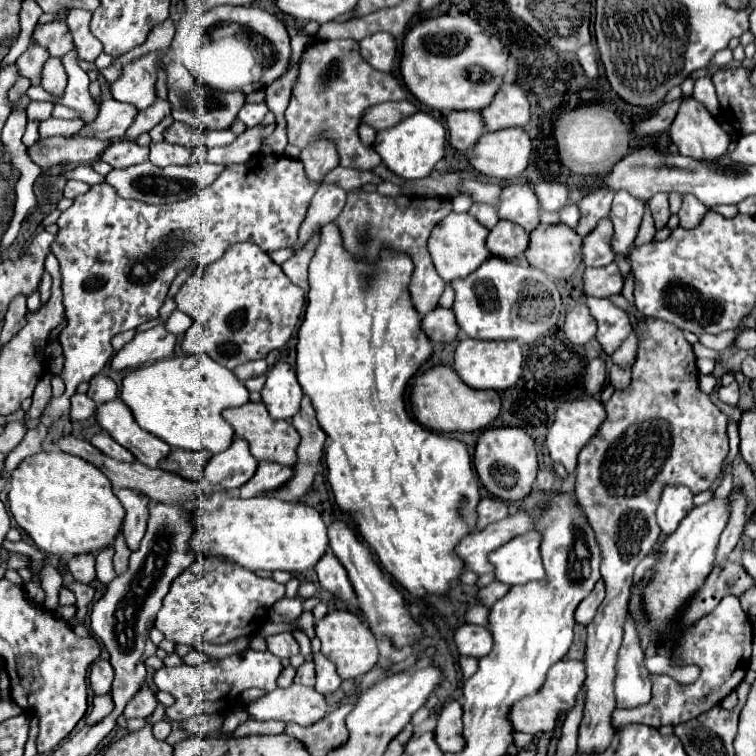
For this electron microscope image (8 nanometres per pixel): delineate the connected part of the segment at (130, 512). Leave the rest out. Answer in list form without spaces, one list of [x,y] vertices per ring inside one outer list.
[[[119,489],[117,497],[127,511],[125,521],[123,521],[125,543],[131,551],[137,551],[139,543],[145,535],[145,527],[147,527],[147,501],[149,501],[149,497],[141,495],[141,493],[133,493],[131,489]]]

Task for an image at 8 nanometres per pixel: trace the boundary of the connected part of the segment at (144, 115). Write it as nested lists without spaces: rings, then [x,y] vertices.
[[[157,99],[155,105],[151,105],[149,109],[143,109],[137,113],[133,125],[131,125],[131,131],[127,131],[127,139],[137,139],[141,133],[147,133],[151,131],[157,123],[161,123],[167,115],[171,115],[171,101],[167,99]]]

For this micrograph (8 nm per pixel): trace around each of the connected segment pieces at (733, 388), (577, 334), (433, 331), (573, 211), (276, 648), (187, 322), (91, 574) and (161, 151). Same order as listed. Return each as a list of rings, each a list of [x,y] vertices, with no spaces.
[[[733,381],[729,387],[721,389],[721,393],[719,393],[719,395],[721,395],[721,401],[735,405],[735,403],[737,403],[737,397],[739,397],[739,385]]]
[[[575,305],[565,317],[565,335],[575,345],[585,345],[597,333],[595,319],[591,317],[587,305]]]
[[[437,307],[421,319],[423,321],[419,321],[419,327],[431,341],[453,341],[459,335],[459,327],[455,325],[455,315],[451,309]]]
[[[567,205],[561,209],[561,223],[575,229],[579,225],[579,219],[581,219],[581,211],[577,205]]]
[[[277,633],[267,637],[269,651],[277,657],[293,657],[299,655],[299,643],[293,639],[291,633]]]
[[[175,309],[175,311],[169,315],[169,319],[167,319],[165,327],[167,327],[171,333],[175,333],[175,335],[185,333],[185,331],[191,327],[191,317],[189,317],[187,313],[183,313],[183,311],[177,311],[177,309]]]
[[[73,557],[69,559],[69,571],[79,583],[93,583],[95,581],[95,557]]]
[[[165,141],[153,143],[151,145],[151,163],[157,167],[184,165],[188,162],[189,153],[191,153],[191,149],[180,145],[165,143]]]

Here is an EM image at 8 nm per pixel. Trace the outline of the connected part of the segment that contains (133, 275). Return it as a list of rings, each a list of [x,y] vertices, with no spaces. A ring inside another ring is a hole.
[[[257,153],[247,161],[247,165],[231,165],[227,167],[219,179],[207,189],[199,189],[193,197],[167,203],[167,205],[149,205],[135,199],[123,199],[115,193],[109,183],[93,185],[87,193],[75,197],[73,205],[61,213],[57,219],[59,233],[51,247],[53,255],[61,265],[61,291],[67,327],[59,333],[59,343],[63,347],[65,365],[61,371],[61,379],[65,381],[65,393],[57,399],[51,399],[41,425],[33,431],[27,431],[23,441],[9,453],[5,465],[5,479],[11,481],[13,469],[19,467],[23,457],[35,455],[41,451],[41,441],[47,433],[47,427],[63,413],[69,413],[69,397],[75,393],[81,381],[89,381],[93,375],[101,373],[105,363],[113,357],[111,339],[127,329],[137,329],[141,323],[157,319],[159,309],[165,301],[171,281],[175,279],[181,267],[193,265],[193,269],[209,265],[217,261],[225,249],[239,241],[251,241],[259,245],[265,253],[273,253],[283,247],[291,247],[297,243],[299,225],[305,217],[307,205],[315,195],[317,185],[307,181],[303,173],[301,161],[283,157],[283,155],[263,155]]]

